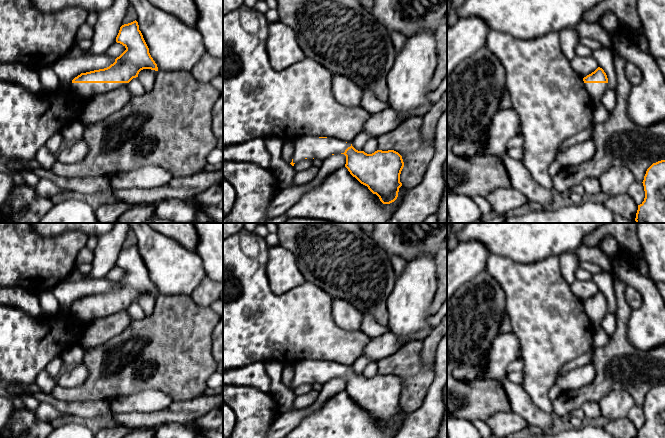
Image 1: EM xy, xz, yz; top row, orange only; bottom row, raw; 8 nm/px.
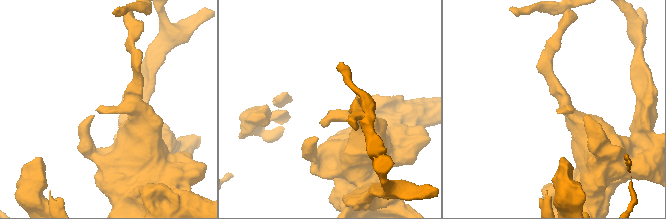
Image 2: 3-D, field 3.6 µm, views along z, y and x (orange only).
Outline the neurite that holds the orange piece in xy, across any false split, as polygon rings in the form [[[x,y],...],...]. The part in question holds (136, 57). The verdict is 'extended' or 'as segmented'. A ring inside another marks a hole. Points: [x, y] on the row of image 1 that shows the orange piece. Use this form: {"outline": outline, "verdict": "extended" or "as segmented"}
{"outline": [[[136,20],[120,27],[116,42],[122,44],[126,50],[109,67],[75,77],[70,88],[76,96],[87,99],[127,86],[143,69],[158,71]]], "verdict": "extended"}

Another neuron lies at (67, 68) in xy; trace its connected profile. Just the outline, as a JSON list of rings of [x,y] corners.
[[[106,53],[81,57],[66,55],[57,60],[51,67],[61,82],[71,84],[72,80],[81,73],[107,68],[115,62],[115,59]]]

